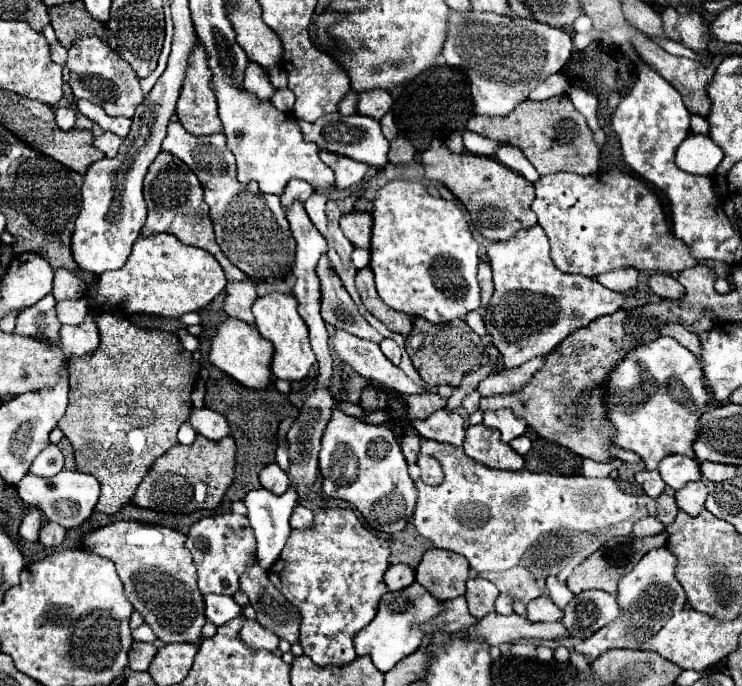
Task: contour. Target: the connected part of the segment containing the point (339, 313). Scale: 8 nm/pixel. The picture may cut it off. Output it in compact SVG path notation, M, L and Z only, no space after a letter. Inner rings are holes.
M323 255L317 263L317 277L321 279L321 315L323 321L335 329L343 329L361 339L381 343L383 335L379 335L367 319L359 313L357 305L349 297L343 281L333 271L329 257Z

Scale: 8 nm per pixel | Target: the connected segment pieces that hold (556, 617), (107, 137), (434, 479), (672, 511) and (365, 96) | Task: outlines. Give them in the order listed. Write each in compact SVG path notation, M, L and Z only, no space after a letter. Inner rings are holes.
M541 595L527 605L527 619L535 623L537 621L561 621L563 611L547 595Z
M101 133L95 137L95 147L101 149L107 157L115 157L121 143L123 143L123 139L113 135L113 133Z
M419 455L417 465L421 469L421 479L427 485L439 485L443 481L443 471L441 471L441 465L439 465L439 461L435 457Z
M665 489L657 499L657 511L655 511L655 517L663 523L663 525L669 525L675 521L675 515L677 515L677 505L675 505L675 497L673 497L673 489Z
M373 89L373 91L365 91L359 95L359 105L357 105L357 111L361 115L367 115L367 117L373 117L373 119L381 119L393 105L393 97L383 91L383 89Z

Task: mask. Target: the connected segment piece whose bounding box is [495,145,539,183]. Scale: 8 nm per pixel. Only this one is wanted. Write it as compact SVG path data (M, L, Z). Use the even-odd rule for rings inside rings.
M499 145L495 151L495 157L507 165L509 169L517 171L519 175L523 175L529 183L535 183L539 179L539 173L535 171L535 167L525 159L525 155L519 151L519 147L515 145Z

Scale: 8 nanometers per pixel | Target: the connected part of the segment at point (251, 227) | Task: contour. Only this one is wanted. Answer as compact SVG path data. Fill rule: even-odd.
M171 121L163 141L163 151L181 157L199 177L205 191L205 203L211 207L209 215L215 225L217 243L231 263L253 281L283 281L291 273L295 261L295 239L291 235L285 209L277 195L261 193L255 181L249 185L237 181L235 157L225 143L225 135L215 133L211 137L197 137L187 133L179 121Z

